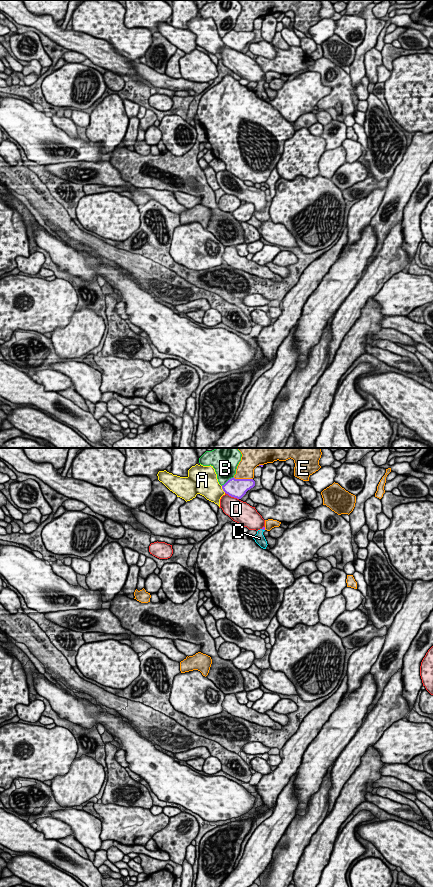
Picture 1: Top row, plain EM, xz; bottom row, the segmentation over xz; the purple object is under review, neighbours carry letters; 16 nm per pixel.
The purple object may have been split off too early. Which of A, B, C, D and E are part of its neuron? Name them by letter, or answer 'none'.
C

